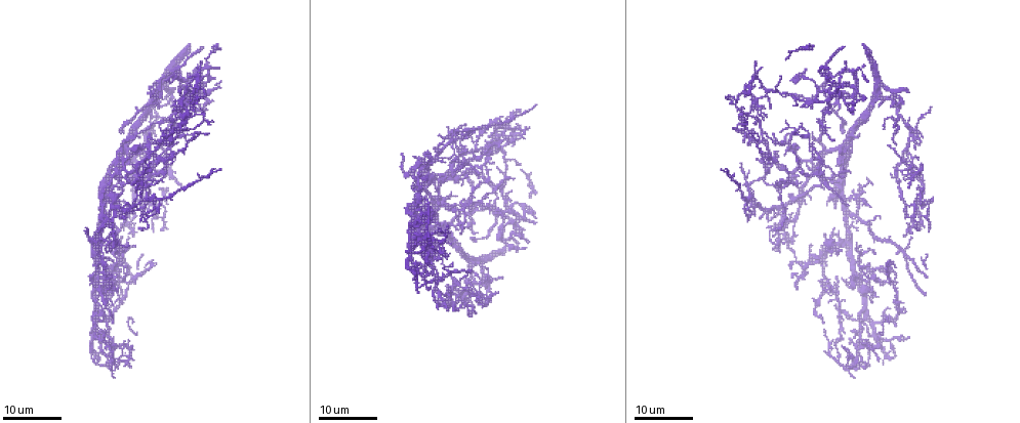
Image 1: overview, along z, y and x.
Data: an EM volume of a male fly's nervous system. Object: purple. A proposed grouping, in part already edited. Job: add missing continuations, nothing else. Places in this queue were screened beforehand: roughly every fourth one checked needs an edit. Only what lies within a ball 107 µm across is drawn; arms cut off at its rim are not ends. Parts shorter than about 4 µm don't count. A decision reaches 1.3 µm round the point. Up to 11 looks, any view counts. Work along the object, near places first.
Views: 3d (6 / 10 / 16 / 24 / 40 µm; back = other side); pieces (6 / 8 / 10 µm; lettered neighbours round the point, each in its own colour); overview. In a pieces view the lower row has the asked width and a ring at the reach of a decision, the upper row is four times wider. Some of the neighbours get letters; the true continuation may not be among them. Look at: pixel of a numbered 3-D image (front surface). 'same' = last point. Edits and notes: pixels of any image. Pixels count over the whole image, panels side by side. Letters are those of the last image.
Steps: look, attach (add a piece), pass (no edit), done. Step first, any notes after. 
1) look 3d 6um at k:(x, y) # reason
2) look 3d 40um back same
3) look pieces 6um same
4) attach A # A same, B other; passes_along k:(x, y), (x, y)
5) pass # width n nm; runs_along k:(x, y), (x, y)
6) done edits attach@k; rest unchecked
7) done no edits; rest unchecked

look 3d 24um at 1:(772, 234) # tapers out

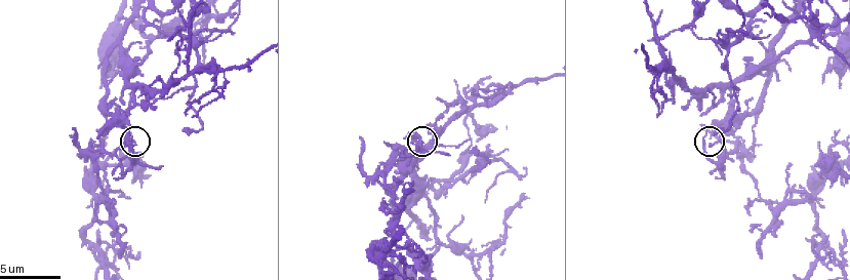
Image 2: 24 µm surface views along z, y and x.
look pieces 10um at 2:(710, 146) # see the neighbours

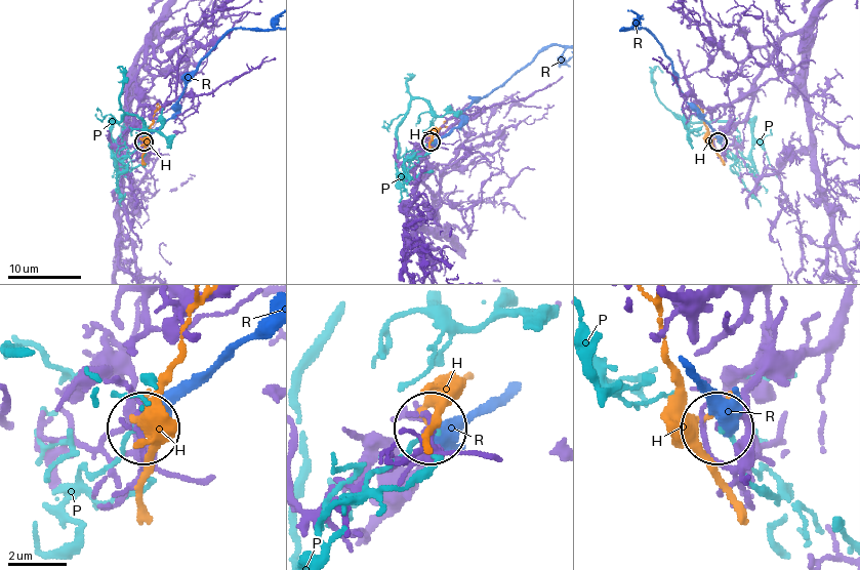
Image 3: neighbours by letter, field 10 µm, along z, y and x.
pass # H other, P other, R other; no lettered piece goes on from it

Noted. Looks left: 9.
look 3d 24um at 1:(121, 270) # an open end

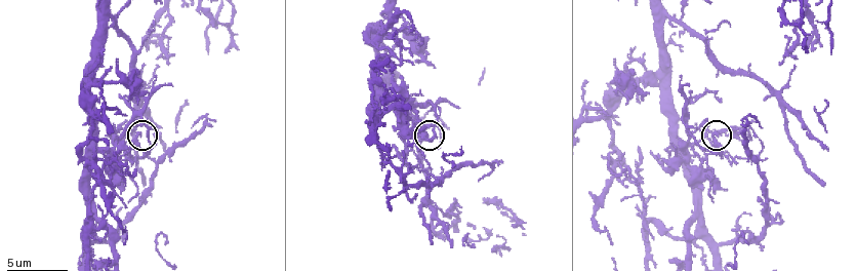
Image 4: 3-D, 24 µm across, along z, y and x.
look pieces 6um at 4:(715, 131)

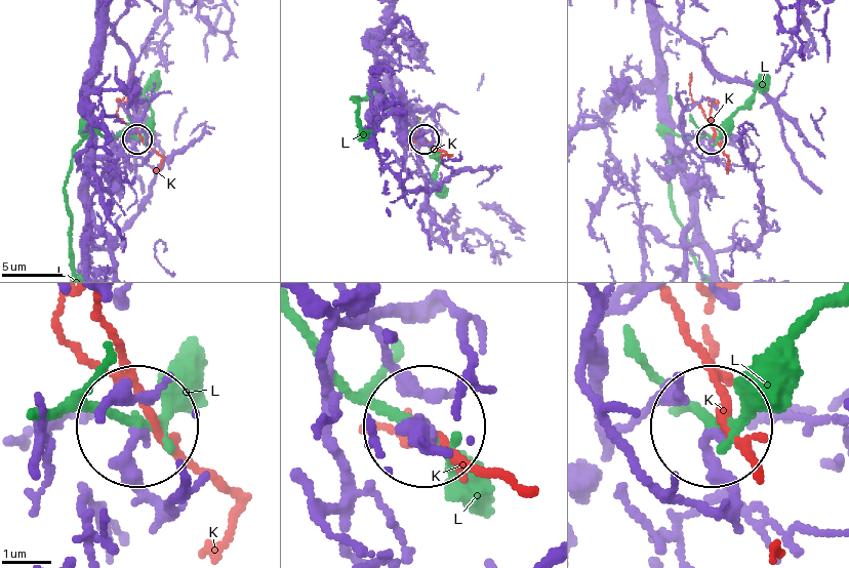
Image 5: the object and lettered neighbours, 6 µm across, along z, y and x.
pass # width 250 nm; K other, L other; no lettered piece goes on from it

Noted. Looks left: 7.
look 3d 16um at 1:(742, 165) # thin end

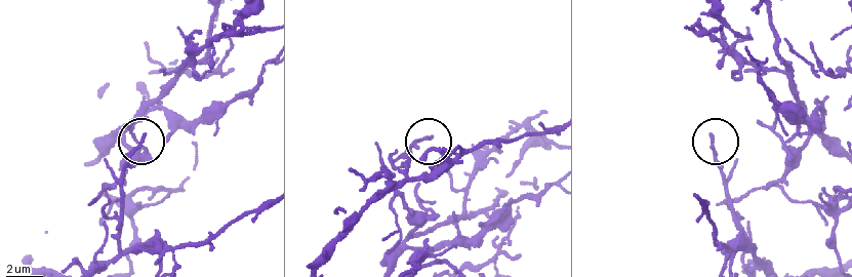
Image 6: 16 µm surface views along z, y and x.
look pieces 10um at 6:(713, 138) # what lies round it

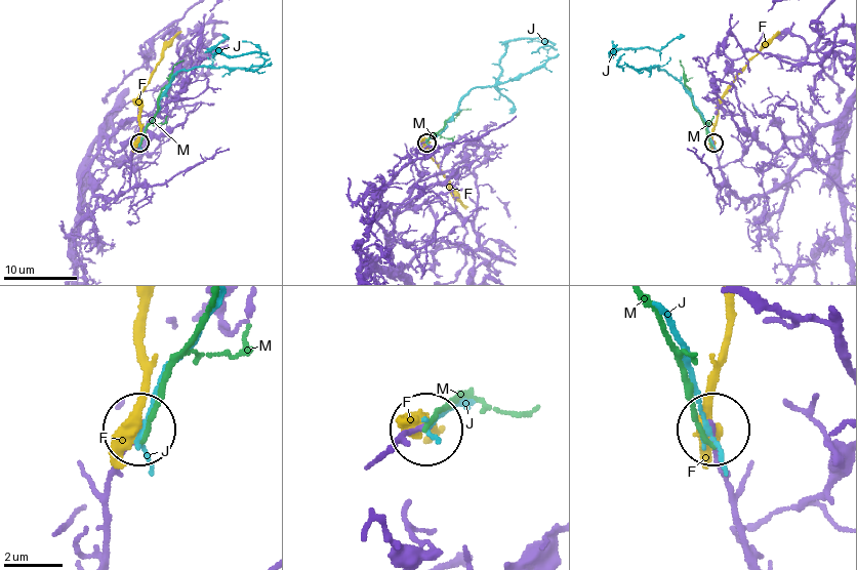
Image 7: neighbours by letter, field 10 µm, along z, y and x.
pass # width 140 nm; F other, J other, M other; none of them fits

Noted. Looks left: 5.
look 3d 16um at 1:(841, 130) # an open end

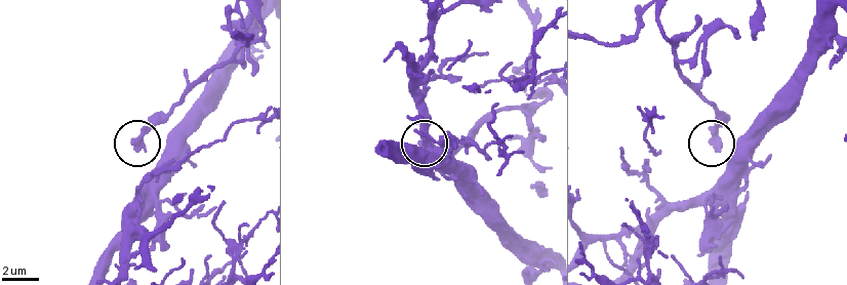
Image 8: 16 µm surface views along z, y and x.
look pieces 10um at 8:(717, 148) # see the neighbours

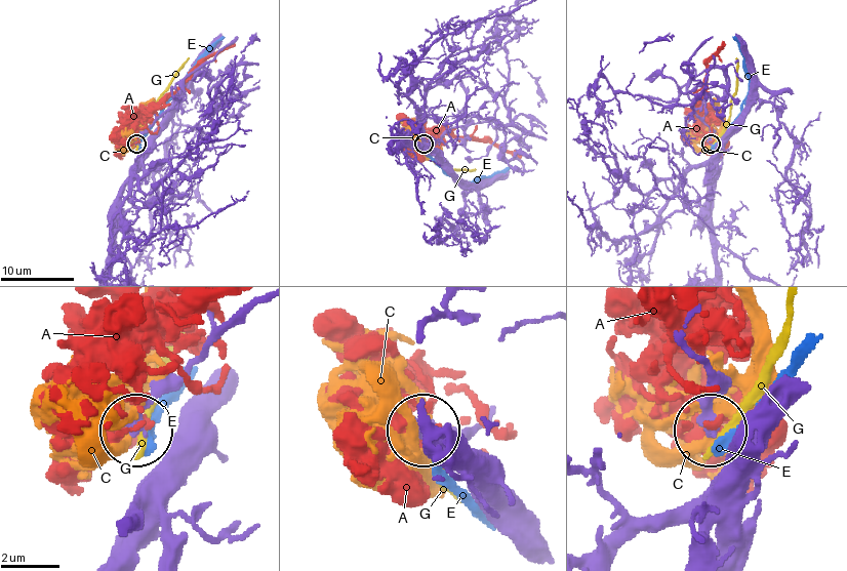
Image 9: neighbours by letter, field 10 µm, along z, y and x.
pass # A other, C other, E other, G other; runs_along 9:(691, 351), (706, 372), (711, 429); no lettered piece goes on from it

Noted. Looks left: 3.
look pieces 10um at 4:(436, 234) # branch stops here

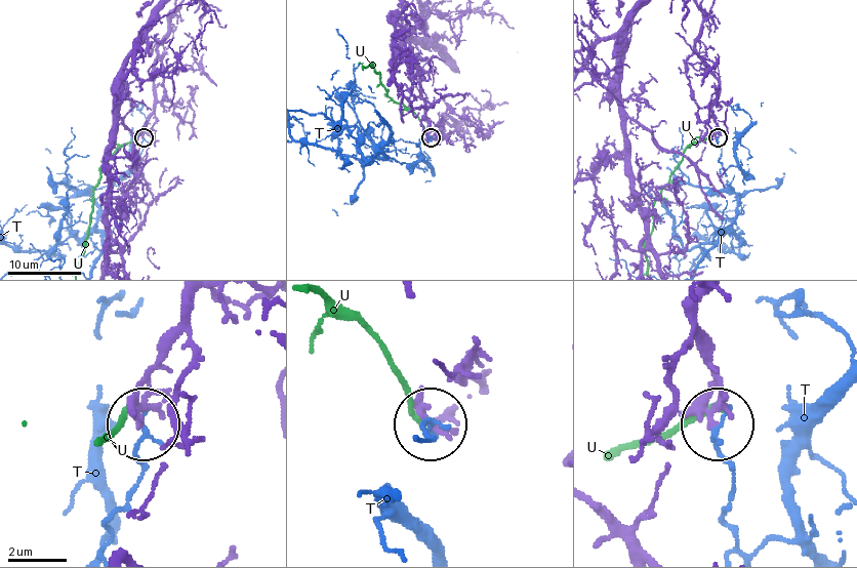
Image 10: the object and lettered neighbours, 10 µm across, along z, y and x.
pass # T other, U other; no lettered piece goes on from it

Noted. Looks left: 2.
done no edits; rest unchecked

